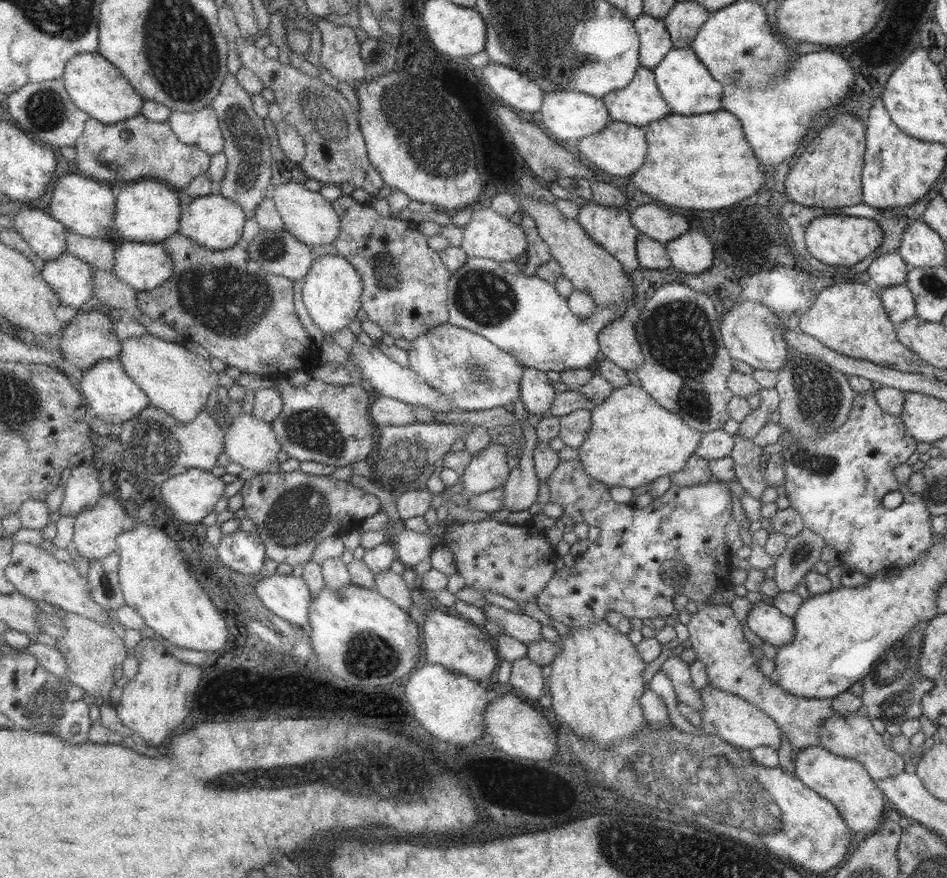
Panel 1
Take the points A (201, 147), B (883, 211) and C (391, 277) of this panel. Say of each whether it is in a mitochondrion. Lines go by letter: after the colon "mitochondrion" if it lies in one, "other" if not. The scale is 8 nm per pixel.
A: other
B: other
C: mitochondrion

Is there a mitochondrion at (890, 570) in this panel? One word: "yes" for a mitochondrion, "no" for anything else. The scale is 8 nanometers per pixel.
no

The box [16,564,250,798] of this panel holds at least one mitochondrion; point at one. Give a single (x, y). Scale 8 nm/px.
(43, 705)

